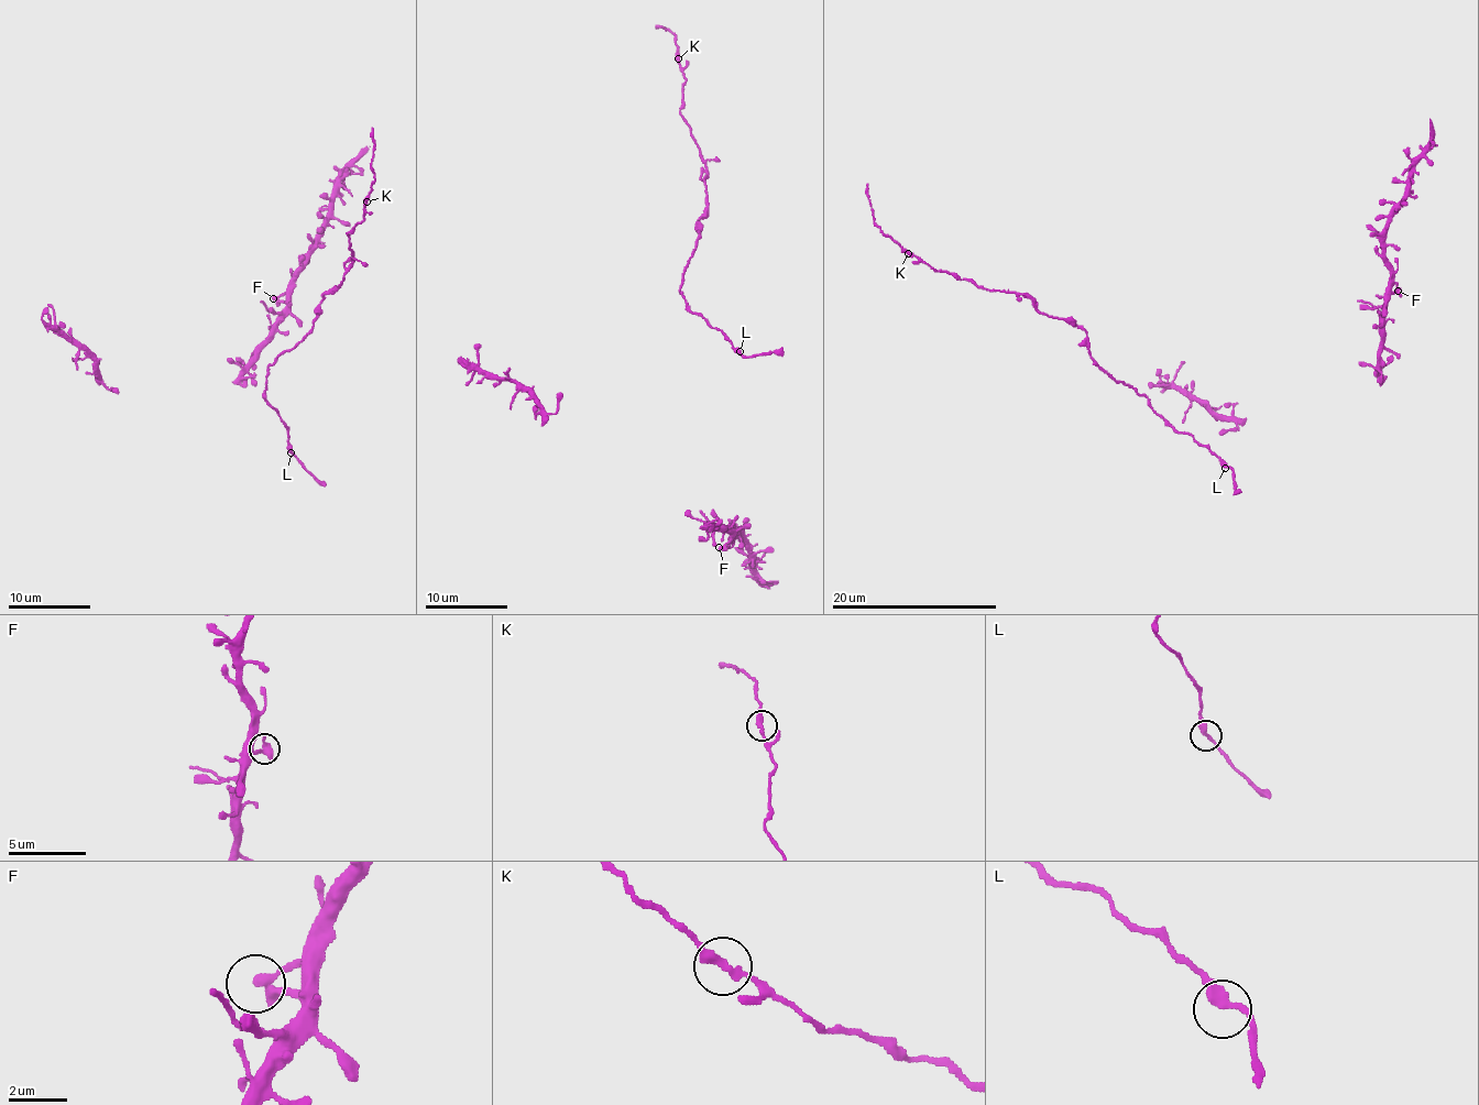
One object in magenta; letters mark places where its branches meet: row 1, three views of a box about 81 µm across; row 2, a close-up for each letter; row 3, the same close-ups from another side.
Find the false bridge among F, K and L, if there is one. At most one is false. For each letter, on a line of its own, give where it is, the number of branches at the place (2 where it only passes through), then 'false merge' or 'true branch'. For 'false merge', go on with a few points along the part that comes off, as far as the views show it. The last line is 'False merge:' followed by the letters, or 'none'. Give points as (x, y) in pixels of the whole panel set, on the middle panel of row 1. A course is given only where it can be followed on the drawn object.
F: at (719, 547); 2 branches meet; true branch
K: at (678, 58); 2 branches meet; true branch
L: at (740, 351); 2 branches meet; true branch
False merge: none

